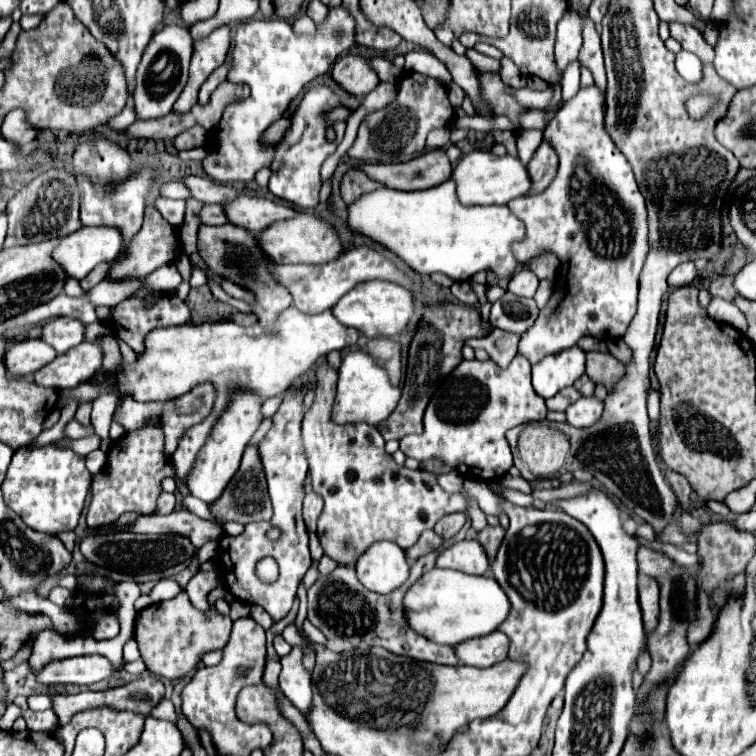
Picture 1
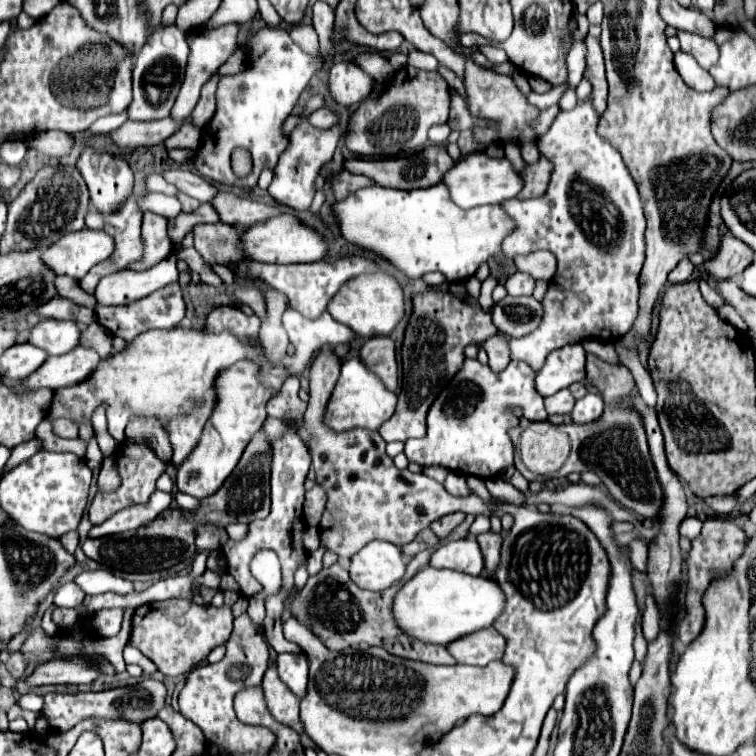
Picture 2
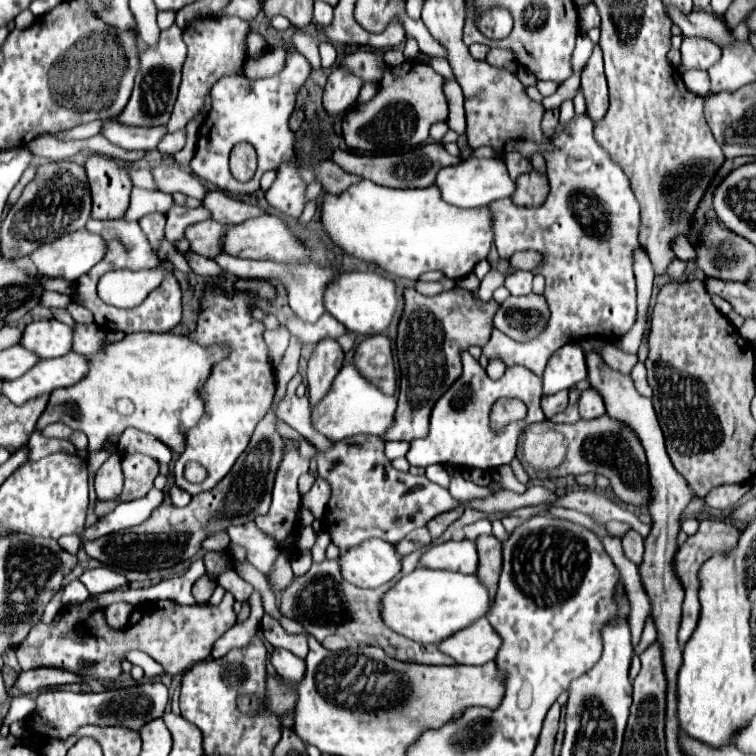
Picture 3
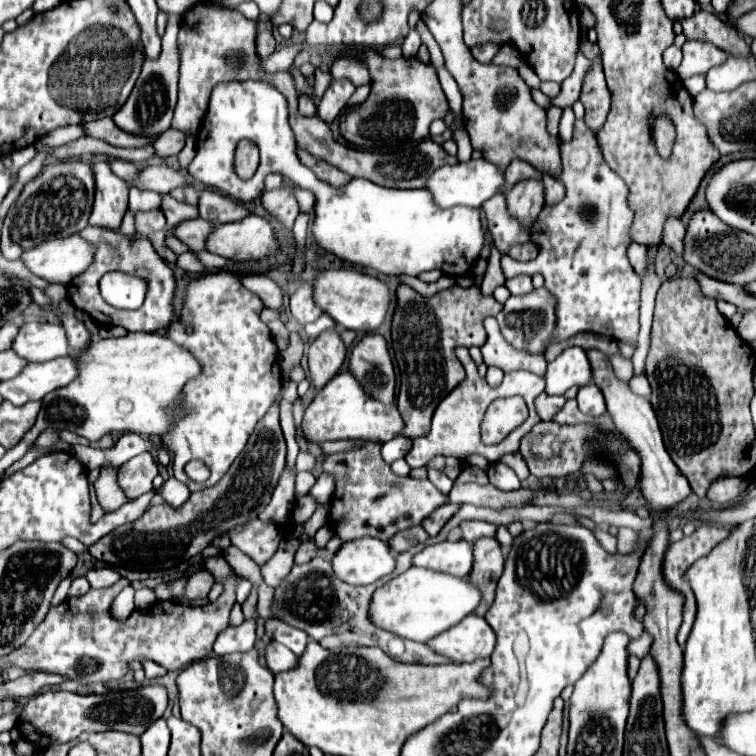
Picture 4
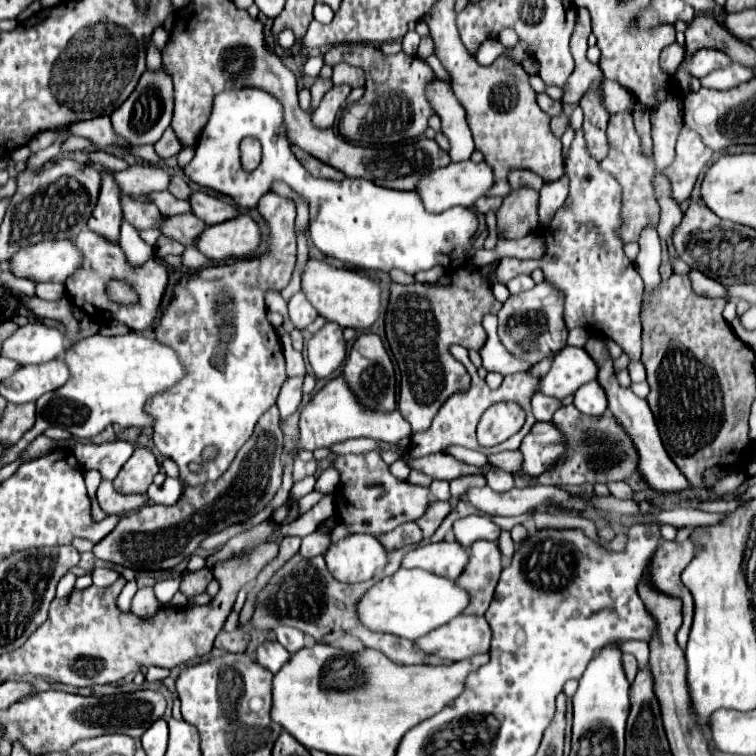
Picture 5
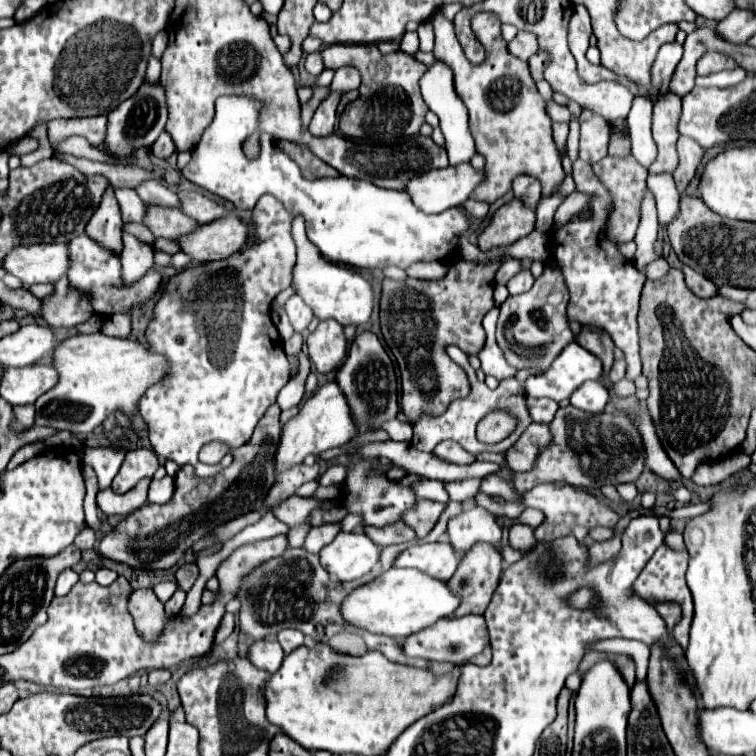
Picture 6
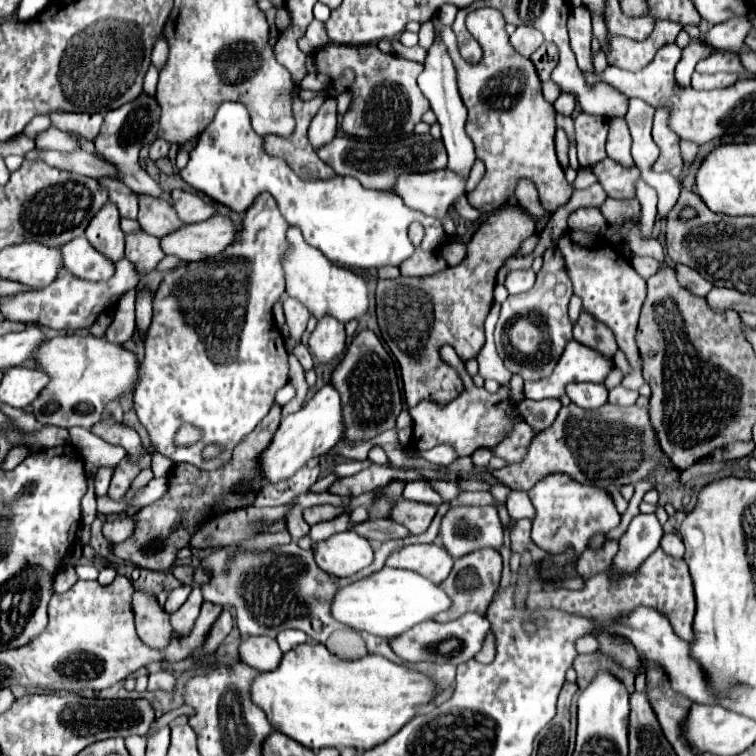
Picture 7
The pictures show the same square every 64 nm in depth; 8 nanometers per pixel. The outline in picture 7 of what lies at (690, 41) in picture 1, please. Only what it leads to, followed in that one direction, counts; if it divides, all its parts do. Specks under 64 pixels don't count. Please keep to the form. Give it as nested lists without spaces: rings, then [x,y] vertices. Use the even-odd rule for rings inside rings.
[[[716,52],[716,54],[700,60],[700,64],[696,64],[696,72],[700,72],[700,74],[714,74],[714,72],[744,74],[744,66],[740,64],[740,60],[736,60],[736,54],[732,54],[732,52]]]

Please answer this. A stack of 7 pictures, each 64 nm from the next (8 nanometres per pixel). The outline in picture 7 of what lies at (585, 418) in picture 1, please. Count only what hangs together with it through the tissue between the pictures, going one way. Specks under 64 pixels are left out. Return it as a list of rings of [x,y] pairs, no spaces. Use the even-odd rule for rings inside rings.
[[[584,382],[584,384],[570,384],[566,396],[580,408],[586,410],[596,410],[600,406],[604,406],[608,402],[608,390],[604,384],[592,384],[592,382]]]

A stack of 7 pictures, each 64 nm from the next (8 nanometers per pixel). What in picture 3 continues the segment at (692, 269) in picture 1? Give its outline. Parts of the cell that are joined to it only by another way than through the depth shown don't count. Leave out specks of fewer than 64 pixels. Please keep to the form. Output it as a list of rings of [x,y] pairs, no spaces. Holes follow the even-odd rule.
[[[676,260],[672,262],[672,268],[668,268],[668,278],[670,280],[682,280],[688,274],[688,262],[684,260]]]

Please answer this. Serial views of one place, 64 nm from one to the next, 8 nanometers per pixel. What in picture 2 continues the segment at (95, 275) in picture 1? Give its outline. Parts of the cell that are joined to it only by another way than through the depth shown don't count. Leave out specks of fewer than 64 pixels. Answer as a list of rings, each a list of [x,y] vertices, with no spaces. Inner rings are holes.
[[[130,196],[116,212],[110,212],[110,214],[104,214],[104,212],[98,212],[92,204],[88,208],[88,214],[86,214],[86,226],[88,228],[104,228],[108,232],[112,232],[114,240],[116,240],[116,252],[104,260],[104,264],[98,264],[96,268],[92,268],[92,272],[88,272],[88,276],[84,276],[84,280],[80,280],[80,286],[84,288],[84,292],[88,294],[94,294],[94,288],[96,284],[100,282],[100,278],[104,278],[106,274],[112,274],[114,270],[122,270],[126,268],[132,260],[140,260],[140,252],[142,252],[142,240],[140,240],[140,226],[142,226],[142,210],[138,208],[138,200],[134,196]]]

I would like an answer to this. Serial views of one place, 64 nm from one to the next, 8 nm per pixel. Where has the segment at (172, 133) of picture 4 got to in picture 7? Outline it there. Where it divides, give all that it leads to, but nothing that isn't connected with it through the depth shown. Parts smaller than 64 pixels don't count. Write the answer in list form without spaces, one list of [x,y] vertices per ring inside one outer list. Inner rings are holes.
[[[156,138],[150,144],[150,160],[158,160],[158,158],[166,158],[170,154],[170,142],[164,138]]]

